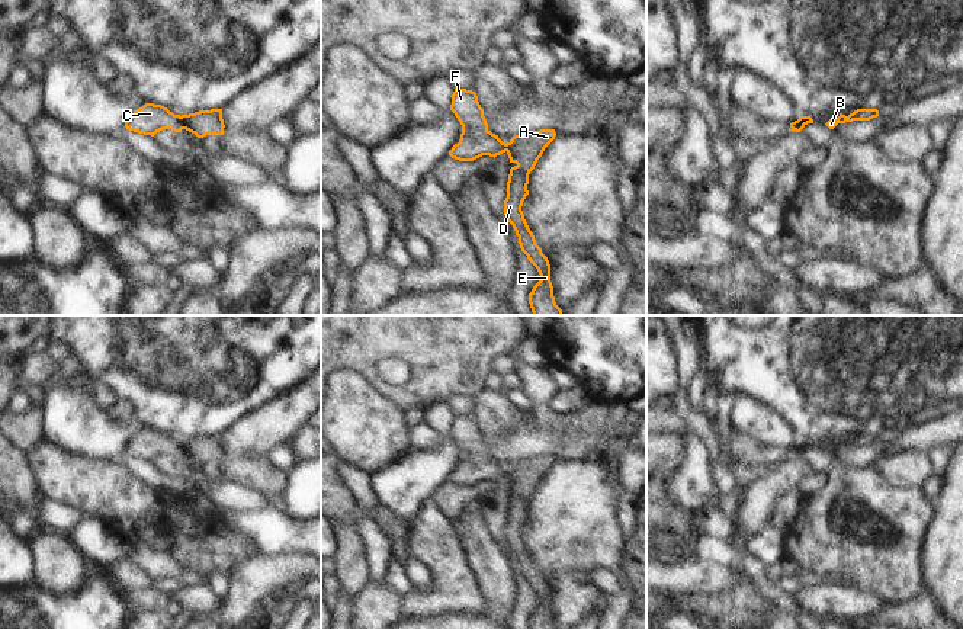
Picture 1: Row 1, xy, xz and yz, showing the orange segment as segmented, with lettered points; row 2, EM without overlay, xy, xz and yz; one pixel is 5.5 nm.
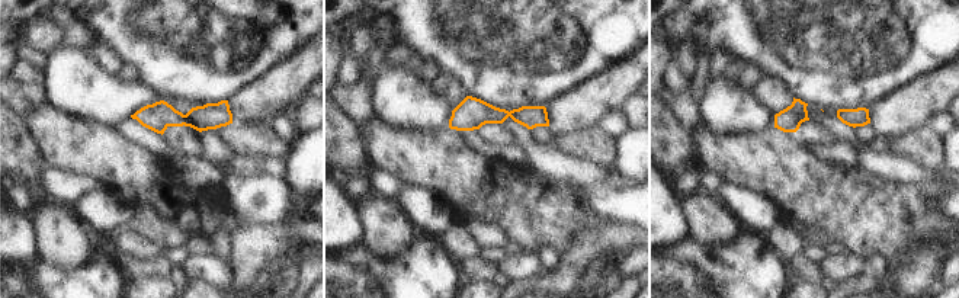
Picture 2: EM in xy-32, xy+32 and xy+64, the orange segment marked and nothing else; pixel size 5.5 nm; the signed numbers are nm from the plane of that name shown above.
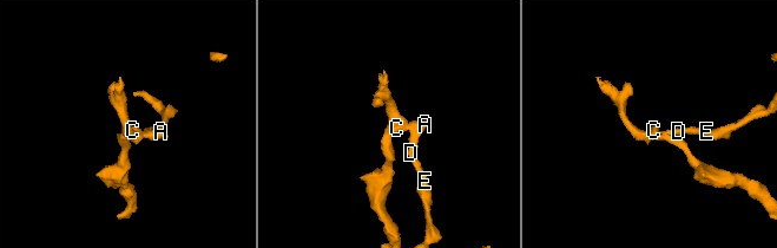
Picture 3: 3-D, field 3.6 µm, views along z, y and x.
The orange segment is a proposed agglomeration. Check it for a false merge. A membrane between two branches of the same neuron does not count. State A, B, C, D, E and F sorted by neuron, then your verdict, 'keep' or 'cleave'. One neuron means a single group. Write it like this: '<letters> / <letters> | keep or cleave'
A B D E / C F | cleave

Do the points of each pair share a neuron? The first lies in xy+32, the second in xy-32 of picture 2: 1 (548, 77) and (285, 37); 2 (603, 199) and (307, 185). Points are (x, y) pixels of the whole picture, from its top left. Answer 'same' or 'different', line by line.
1: same
2: different

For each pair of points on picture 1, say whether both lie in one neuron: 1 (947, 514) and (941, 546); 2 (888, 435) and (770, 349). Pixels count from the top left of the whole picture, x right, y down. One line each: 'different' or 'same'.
1: same
2: same

